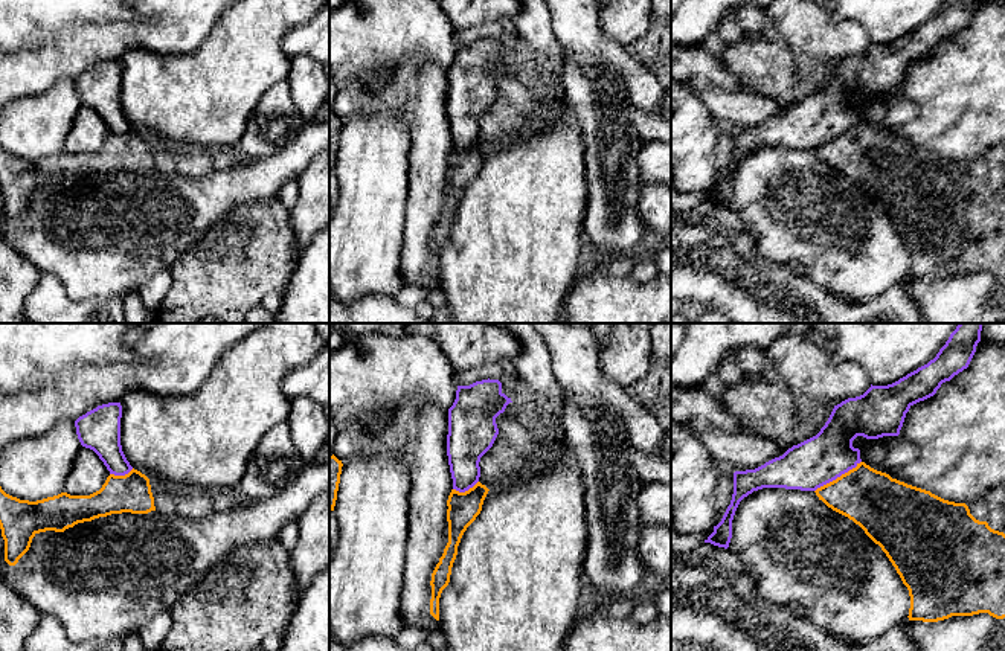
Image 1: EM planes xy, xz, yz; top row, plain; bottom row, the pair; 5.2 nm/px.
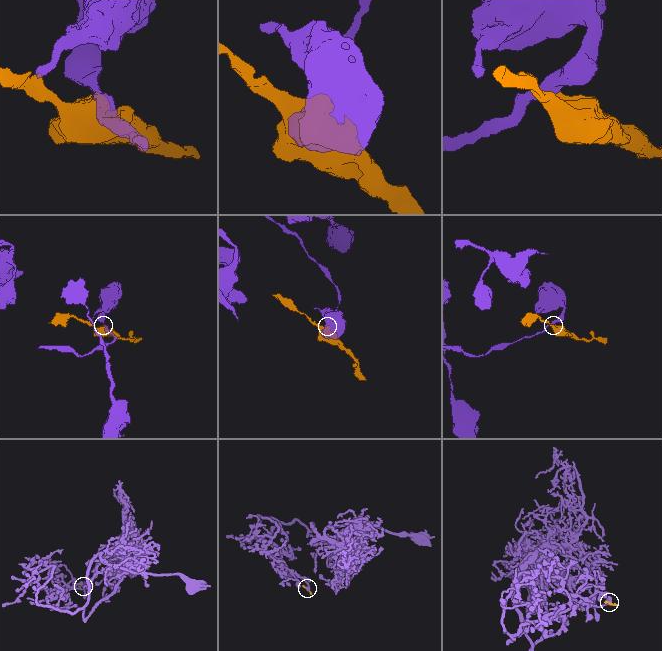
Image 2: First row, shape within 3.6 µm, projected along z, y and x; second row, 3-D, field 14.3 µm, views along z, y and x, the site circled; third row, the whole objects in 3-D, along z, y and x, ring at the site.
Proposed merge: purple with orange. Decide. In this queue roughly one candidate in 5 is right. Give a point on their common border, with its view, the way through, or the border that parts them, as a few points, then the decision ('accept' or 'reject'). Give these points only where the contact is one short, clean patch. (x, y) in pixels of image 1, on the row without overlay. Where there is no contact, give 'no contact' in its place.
yz (838, 134) | along yz (860, 119), (815, 150) | reject

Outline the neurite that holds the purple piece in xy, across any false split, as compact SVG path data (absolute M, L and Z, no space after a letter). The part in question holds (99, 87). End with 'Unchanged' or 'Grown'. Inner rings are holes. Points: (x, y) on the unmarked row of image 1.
M108 61L75 79L81 104L93 108L114 134L125 134L133 128L120 104L120 76L120 61Z. Unchanged

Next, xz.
M499 38L458 44L448 67L447 114L453 148L465 151L480 136L480 116L493 105L499 87L496 76L512 61Z. Unchanged

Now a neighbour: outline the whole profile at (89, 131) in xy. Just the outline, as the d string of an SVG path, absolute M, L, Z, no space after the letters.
M82 105L67 134L64 151L70 154L90 154L102 146L108 134L110 130L99 114L93 108Z

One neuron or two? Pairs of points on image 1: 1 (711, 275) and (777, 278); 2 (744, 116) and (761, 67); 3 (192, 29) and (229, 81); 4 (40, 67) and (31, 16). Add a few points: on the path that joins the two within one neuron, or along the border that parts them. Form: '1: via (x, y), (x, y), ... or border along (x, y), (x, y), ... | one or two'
1: via (728, 275), (760, 278) | one
2: border along (744, 89), (773, 98), (786, 107) | two
3: border along (220, 16), (211, 32), (195, 49), (168, 55) | two
4: border along (67, 28), (57, 37), (16, 51) | two

